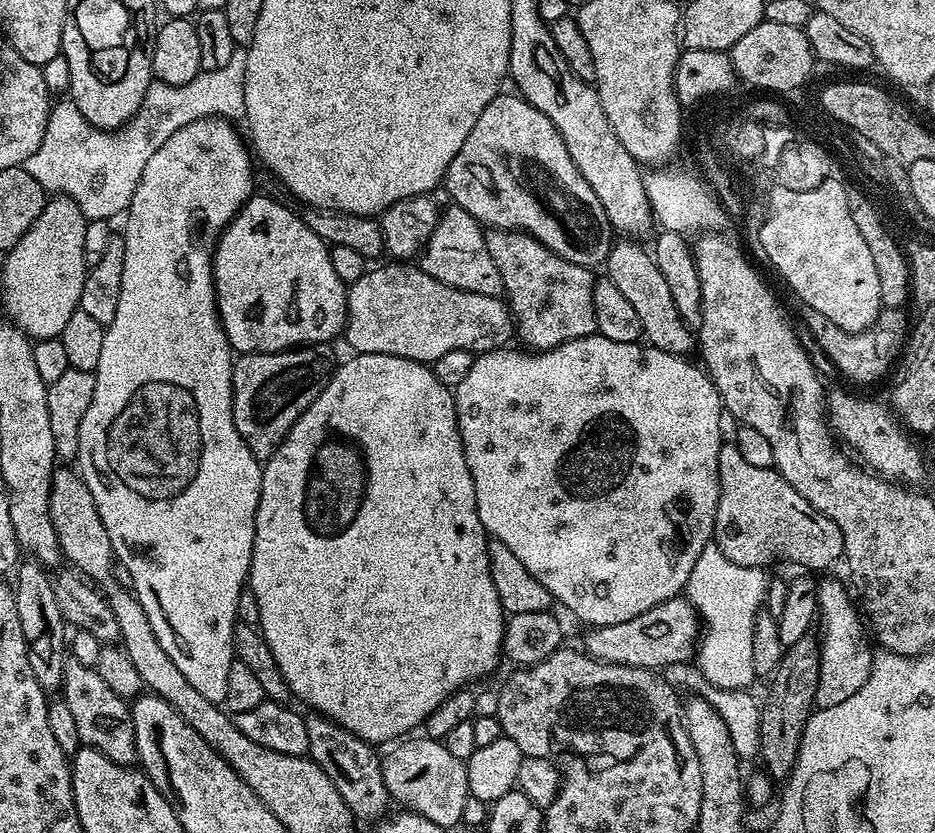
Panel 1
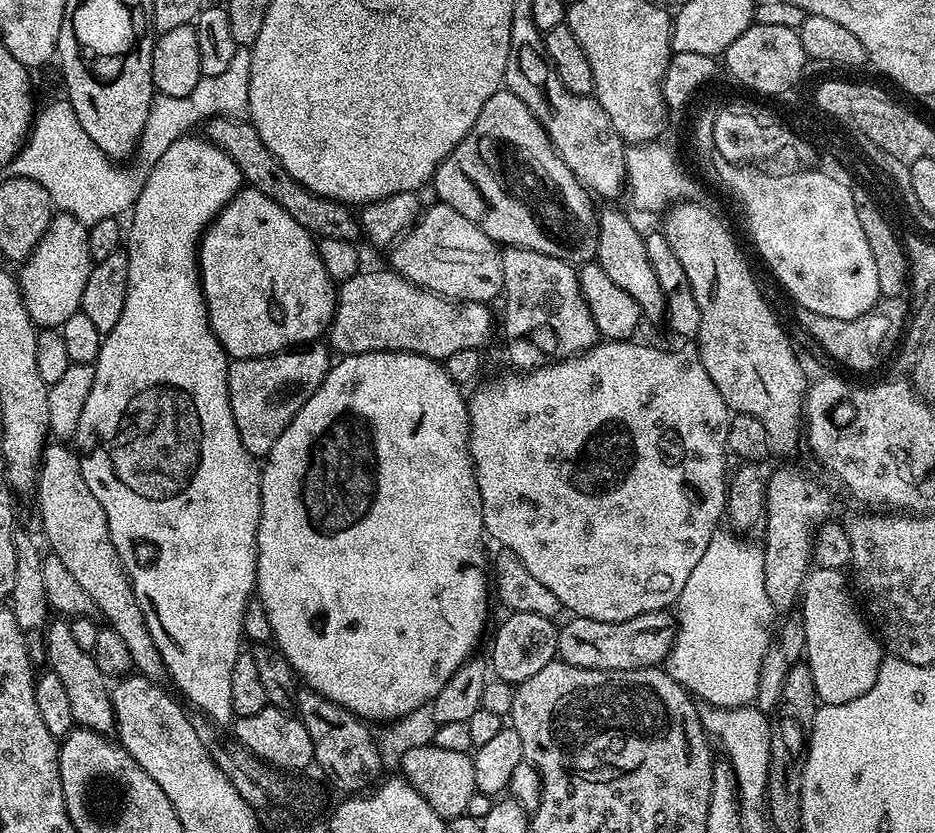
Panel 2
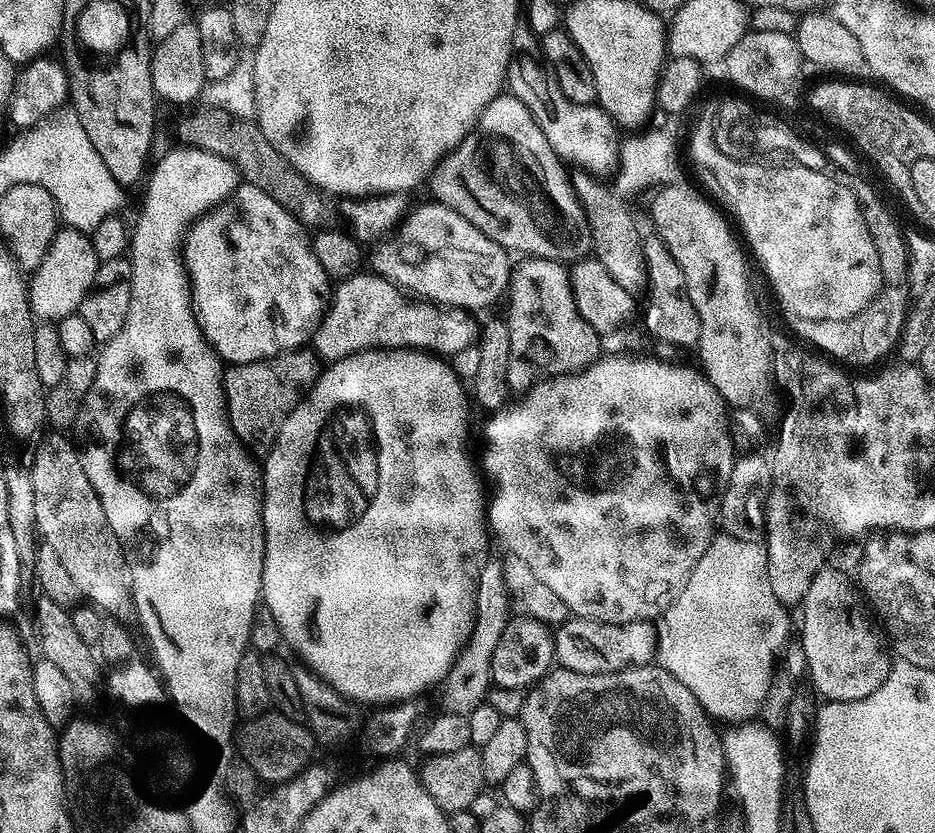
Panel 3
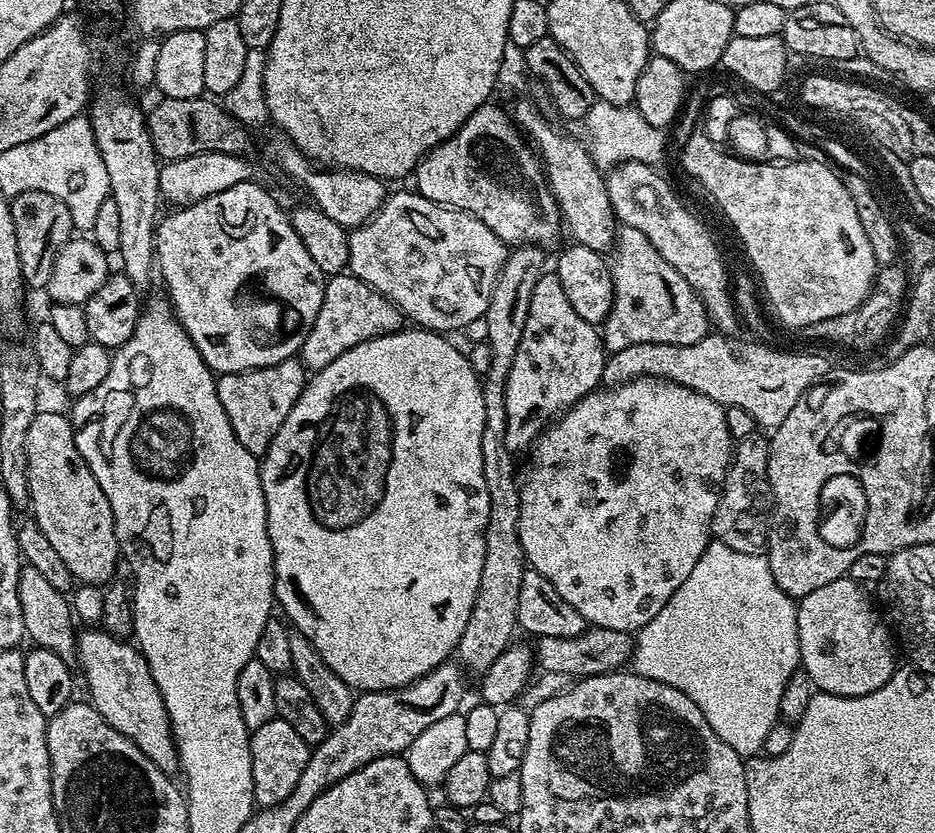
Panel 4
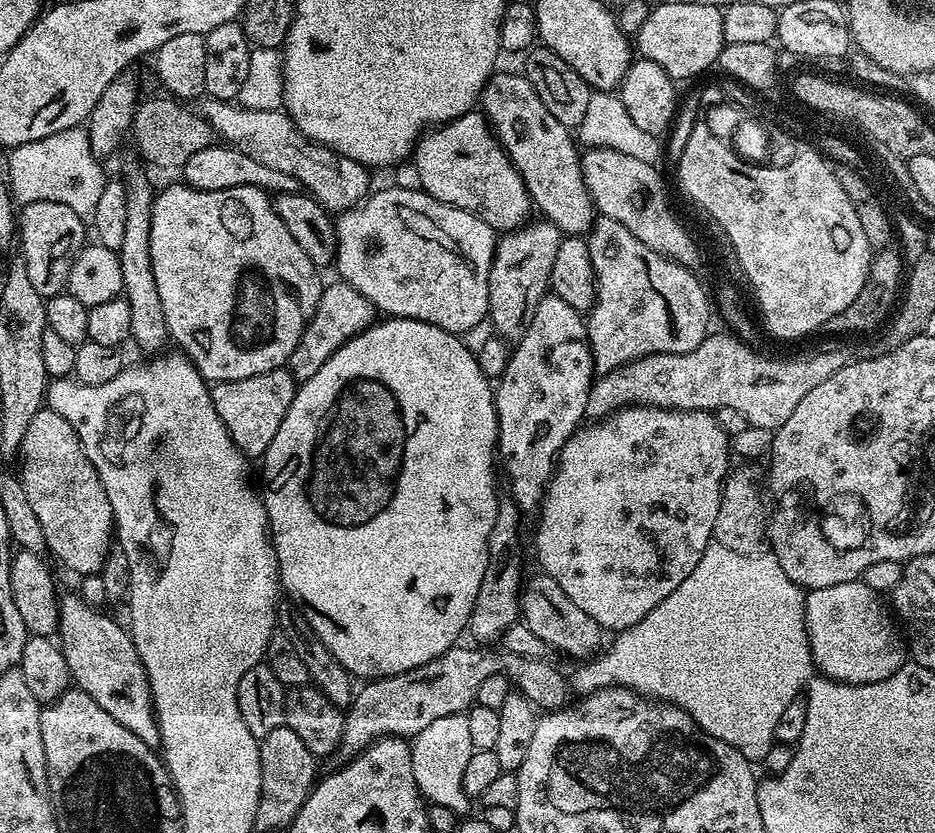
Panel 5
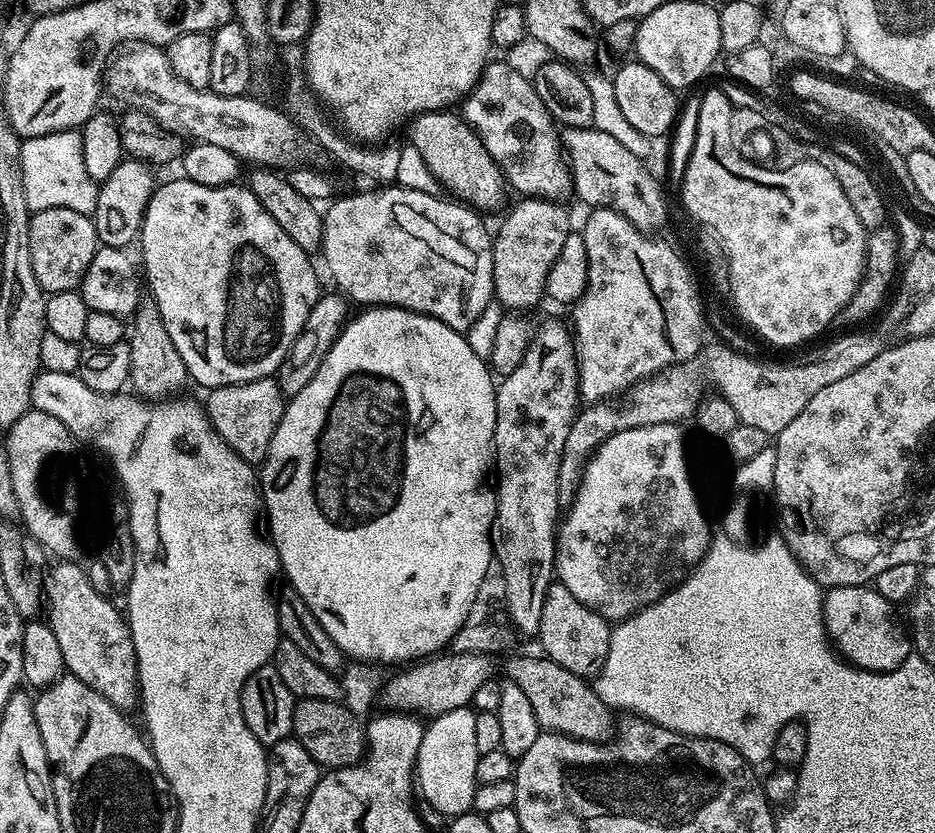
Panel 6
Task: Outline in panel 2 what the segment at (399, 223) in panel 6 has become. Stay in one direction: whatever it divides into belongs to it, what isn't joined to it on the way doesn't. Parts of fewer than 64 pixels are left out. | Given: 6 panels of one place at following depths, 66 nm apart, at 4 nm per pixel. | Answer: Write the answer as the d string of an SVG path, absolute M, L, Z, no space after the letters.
M449 204L425 207L419 220L391 245L391 271L445 296L448 300L492 302L504 290L501 249L470 218L458 214Z

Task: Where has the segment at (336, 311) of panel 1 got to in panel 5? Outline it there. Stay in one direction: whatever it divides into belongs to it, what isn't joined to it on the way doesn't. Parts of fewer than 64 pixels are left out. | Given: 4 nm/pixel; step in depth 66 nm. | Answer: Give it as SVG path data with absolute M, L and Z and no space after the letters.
M183 187L164 188L161 192L159 189L152 202L150 262L154 266L154 282L158 290L158 298L162 298L162 314L166 318L169 337L174 341L174 344L176 340L175 347L191 360L192 365L209 382L254 378L258 374L266 374L275 368L285 367L290 354L296 349L302 338L304 327L310 322L320 301L321 273L316 265L310 262L310 258L306 258L306 253L298 247L298 242L294 242L294 238L290 238L290 230L286 230L286 226L282 226L282 218L278 218L273 201L265 189L223 188L222 190L206 190L204 192L201 188Z

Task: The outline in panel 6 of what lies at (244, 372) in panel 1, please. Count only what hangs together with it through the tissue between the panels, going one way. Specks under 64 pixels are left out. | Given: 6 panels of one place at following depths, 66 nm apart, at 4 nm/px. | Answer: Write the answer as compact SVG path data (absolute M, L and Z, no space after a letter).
M265 378L263 380L251 380L241 384L231 384L230 386L218 386L207 393L208 404L206 411L208 420L214 426L217 434L223 438L230 450L234 450L250 465L259 465L266 458L270 450L270 438L274 438L274 430L278 430L278 422L282 422L286 397L281 390L279 383L275 379Z

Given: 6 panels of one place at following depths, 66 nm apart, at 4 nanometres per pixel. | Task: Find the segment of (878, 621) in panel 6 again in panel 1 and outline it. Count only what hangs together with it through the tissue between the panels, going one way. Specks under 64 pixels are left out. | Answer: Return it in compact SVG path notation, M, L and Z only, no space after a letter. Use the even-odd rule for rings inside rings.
M820 580L815 585L818 620L820 624L824 623L824 636L822 635L820 640L820 677L815 703L817 709L838 706L838 702L846 702L846 698L854 695L866 682L868 671L872 668L874 652L873 649L868 649L869 637L866 635L865 621L846 584L845 588L840 580L822 582ZM864 632L866 637L864 637Z

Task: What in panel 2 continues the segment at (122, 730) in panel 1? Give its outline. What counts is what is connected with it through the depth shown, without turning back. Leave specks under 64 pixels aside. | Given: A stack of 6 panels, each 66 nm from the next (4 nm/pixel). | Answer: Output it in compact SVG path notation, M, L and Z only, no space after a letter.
M56 618L49 623L44 634L43 653L48 654L51 671L62 678L66 694L70 697L70 710L74 710L76 724L92 728L95 732L111 733L116 726L116 712L112 709L110 684L102 670L98 670L91 651L78 646L67 619Z

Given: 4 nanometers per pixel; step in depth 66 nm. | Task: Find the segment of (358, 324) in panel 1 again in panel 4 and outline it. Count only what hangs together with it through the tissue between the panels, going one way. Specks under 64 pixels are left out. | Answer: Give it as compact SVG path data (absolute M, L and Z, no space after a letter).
M351 274L327 277L322 298L322 310L318 310L318 318L314 318L314 326L306 334L298 356L305 369L313 373L320 372L334 358L346 354L354 346L366 342L370 338L388 336L392 332L401 331L402 313L396 305L378 294L366 282Z

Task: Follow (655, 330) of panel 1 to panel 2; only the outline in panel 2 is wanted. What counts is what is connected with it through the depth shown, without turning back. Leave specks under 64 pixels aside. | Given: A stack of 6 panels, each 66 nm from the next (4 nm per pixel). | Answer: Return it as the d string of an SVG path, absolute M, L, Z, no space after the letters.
M608 206L608 209L599 213L600 229L598 230L598 250L596 251L596 260L610 274L611 280L634 302L638 302L641 313L652 320L656 320L665 315L664 295L658 282L658 274L654 274L654 266L648 261L648 242L645 233L639 232L634 225L628 221L628 216L618 209Z

